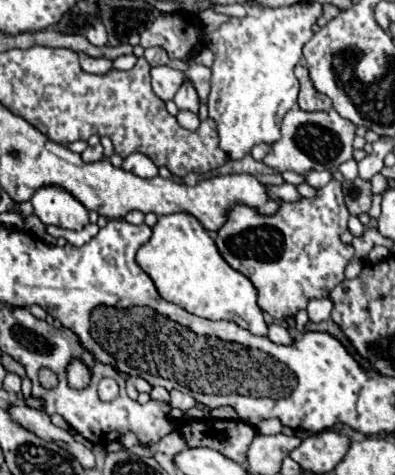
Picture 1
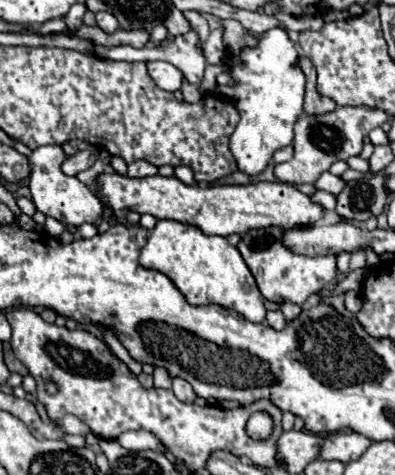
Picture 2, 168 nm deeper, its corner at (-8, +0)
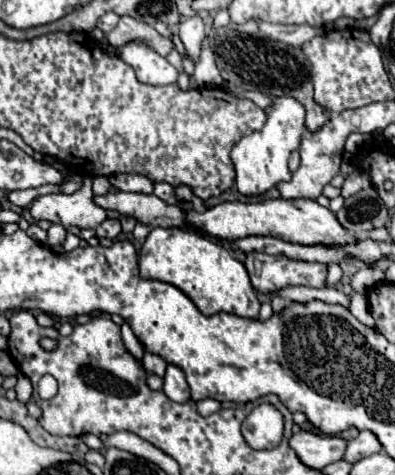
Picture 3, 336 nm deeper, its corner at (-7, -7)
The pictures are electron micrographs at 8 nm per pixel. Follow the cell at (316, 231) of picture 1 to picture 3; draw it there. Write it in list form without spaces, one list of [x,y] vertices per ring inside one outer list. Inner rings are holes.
[[[251,252],[245,260],[245,268],[249,272],[251,284],[263,292],[271,294],[285,286],[325,286],[327,266],[325,264],[309,264],[301,260],[289,260],[285,256],[271,256],[261,252]]]

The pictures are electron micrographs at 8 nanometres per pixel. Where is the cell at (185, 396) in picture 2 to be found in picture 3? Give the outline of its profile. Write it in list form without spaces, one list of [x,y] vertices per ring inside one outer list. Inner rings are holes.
[[[169,364],[167,370],[165,370],[165,386],[163,386],[163,392],[175,400],[175,402],[187,402],[191,396],[189,396],[189,386],[185,382],[185,372],[175,366],[175,364]]]

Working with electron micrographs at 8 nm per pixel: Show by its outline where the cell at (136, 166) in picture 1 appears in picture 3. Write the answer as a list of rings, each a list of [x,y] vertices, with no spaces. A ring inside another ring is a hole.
[[[115,174],[109,178],[113,188],[123,190],[123,192],[143,192],[143,194],[153,194],[153,182],[147,180],[145,176],[139,174]]]

